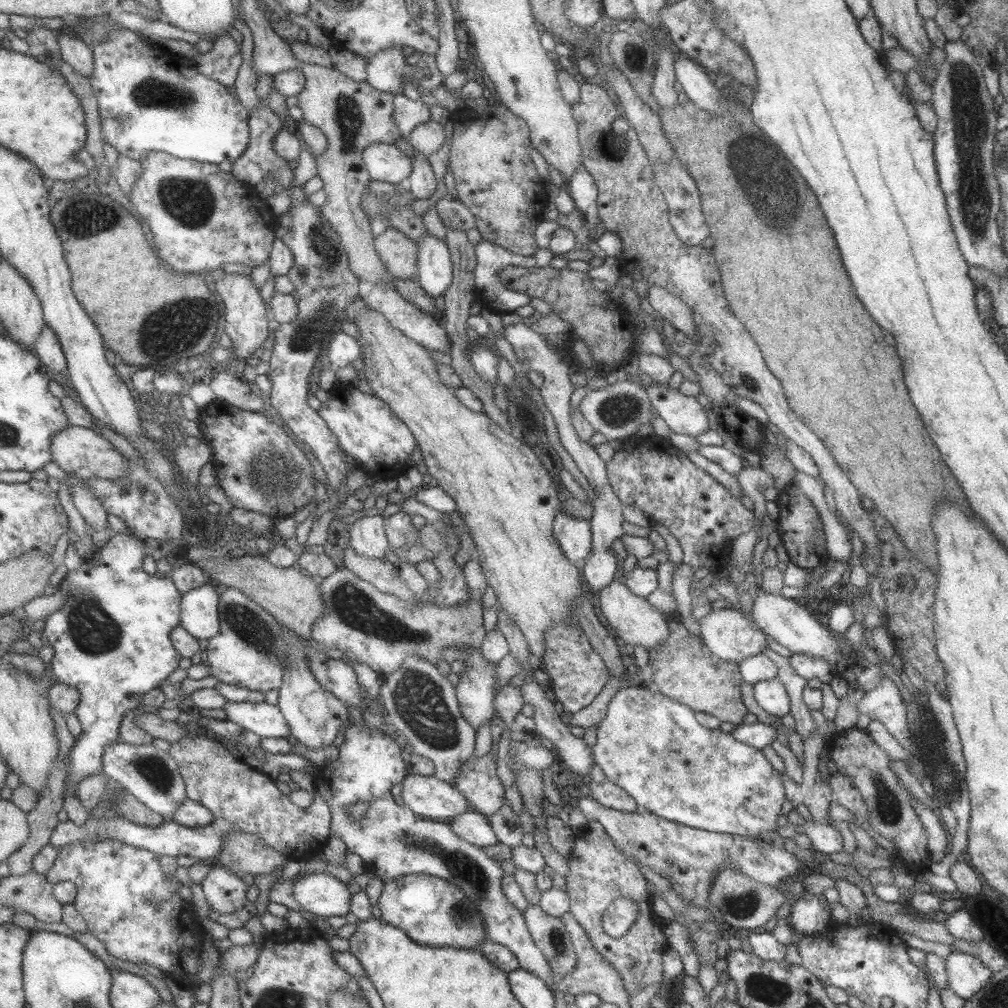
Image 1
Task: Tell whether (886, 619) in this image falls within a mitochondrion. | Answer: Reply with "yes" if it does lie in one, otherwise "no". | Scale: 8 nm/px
no

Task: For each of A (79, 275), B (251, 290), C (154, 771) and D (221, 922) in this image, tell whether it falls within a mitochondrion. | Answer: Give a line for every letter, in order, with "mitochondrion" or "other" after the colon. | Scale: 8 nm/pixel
A: other
B: other
C: mitochondrion
D: other

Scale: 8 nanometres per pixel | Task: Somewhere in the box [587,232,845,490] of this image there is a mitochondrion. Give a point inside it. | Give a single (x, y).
(618, 412)

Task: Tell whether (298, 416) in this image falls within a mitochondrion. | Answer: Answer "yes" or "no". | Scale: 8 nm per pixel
no

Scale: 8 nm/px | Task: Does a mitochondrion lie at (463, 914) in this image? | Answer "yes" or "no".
yes

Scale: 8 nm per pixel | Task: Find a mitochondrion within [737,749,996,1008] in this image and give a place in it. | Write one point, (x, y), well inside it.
(888, 809)

